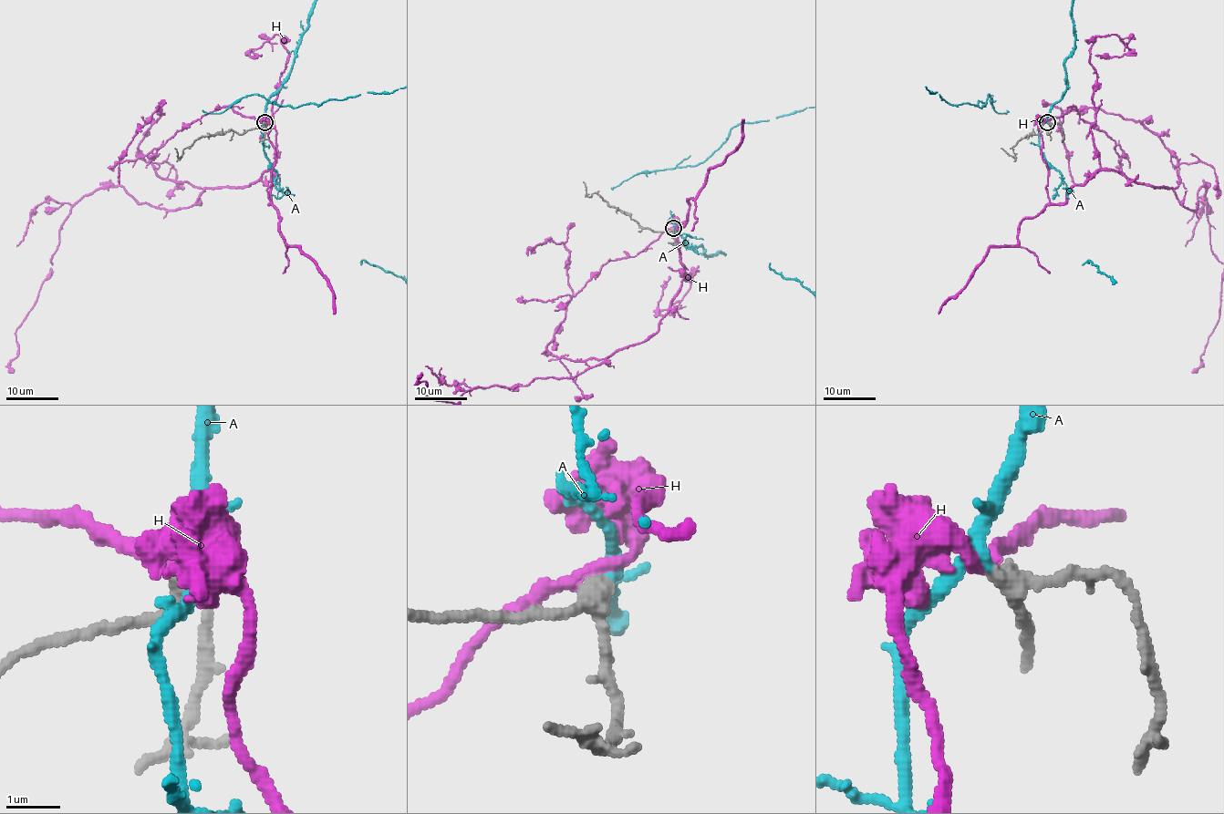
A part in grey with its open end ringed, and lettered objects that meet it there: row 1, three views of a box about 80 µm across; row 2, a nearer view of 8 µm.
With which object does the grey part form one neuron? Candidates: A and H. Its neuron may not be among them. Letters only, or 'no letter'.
A

